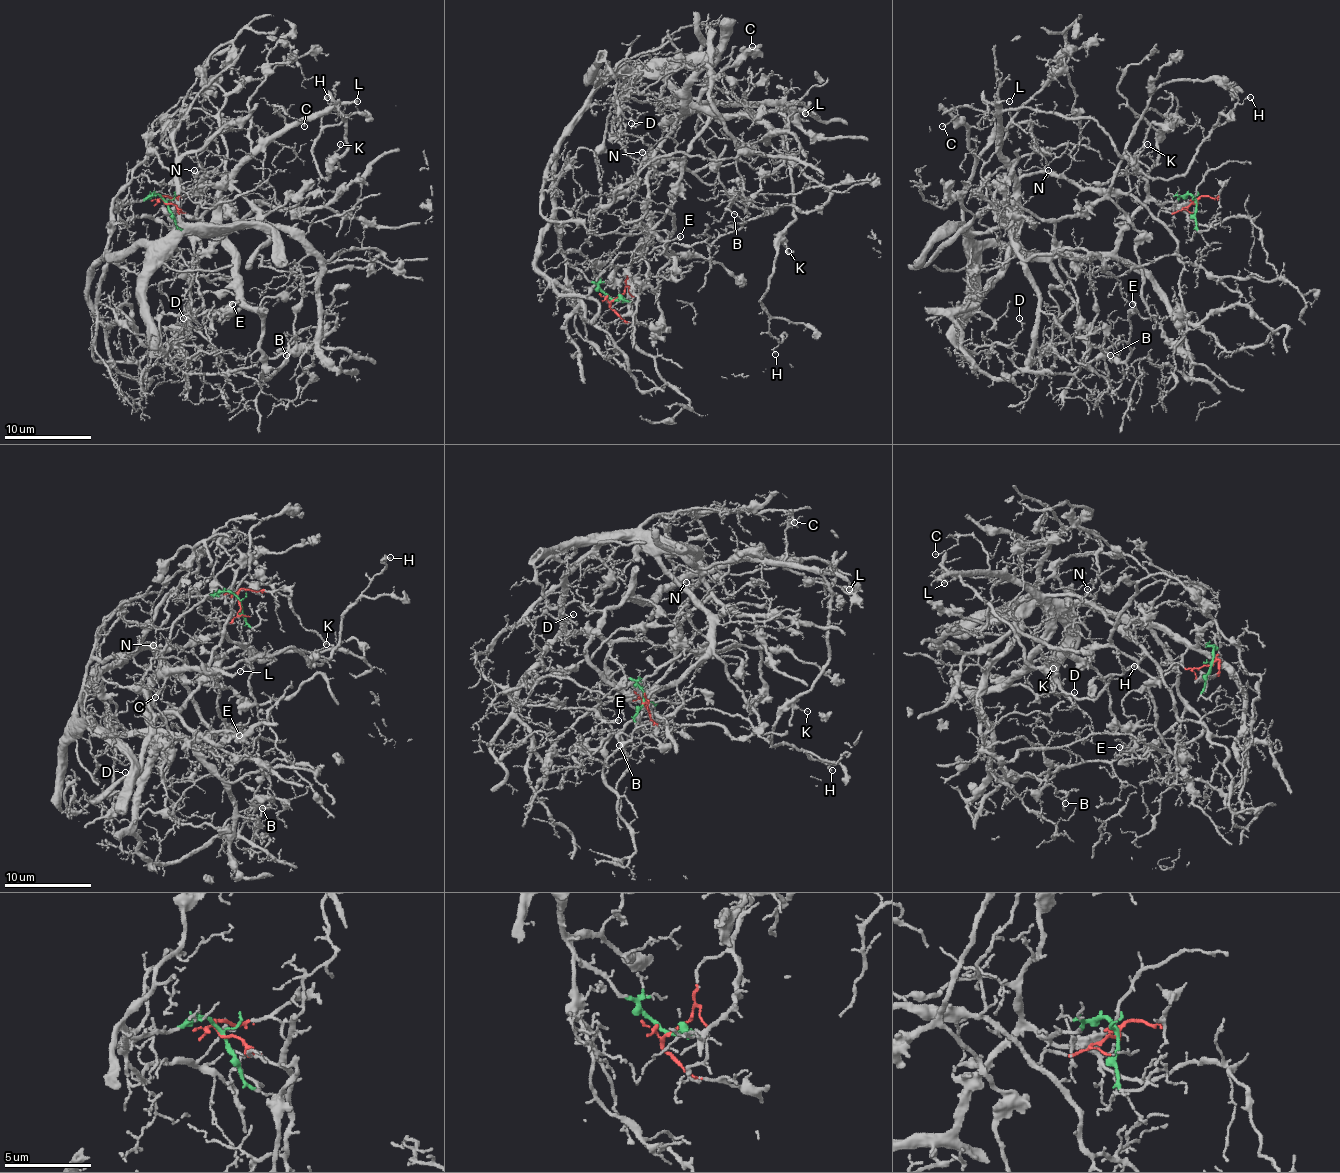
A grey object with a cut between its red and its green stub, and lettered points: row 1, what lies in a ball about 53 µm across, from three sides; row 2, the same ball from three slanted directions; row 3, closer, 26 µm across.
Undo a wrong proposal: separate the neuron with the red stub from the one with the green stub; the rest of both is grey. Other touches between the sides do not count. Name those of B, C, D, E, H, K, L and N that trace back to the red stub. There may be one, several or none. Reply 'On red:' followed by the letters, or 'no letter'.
On red: B, C, H, K, L, N

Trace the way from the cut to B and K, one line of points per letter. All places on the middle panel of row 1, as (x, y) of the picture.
B: (613, 300), (642, 259), (659, 142), (711, 57), (715, 114), (743, 185), (735, 213)
K: (613, 300), (648, 235), (648, 183), (659, 142), (702, 105), (778, 109), (795, 218), (782, 244), (789, 250)

